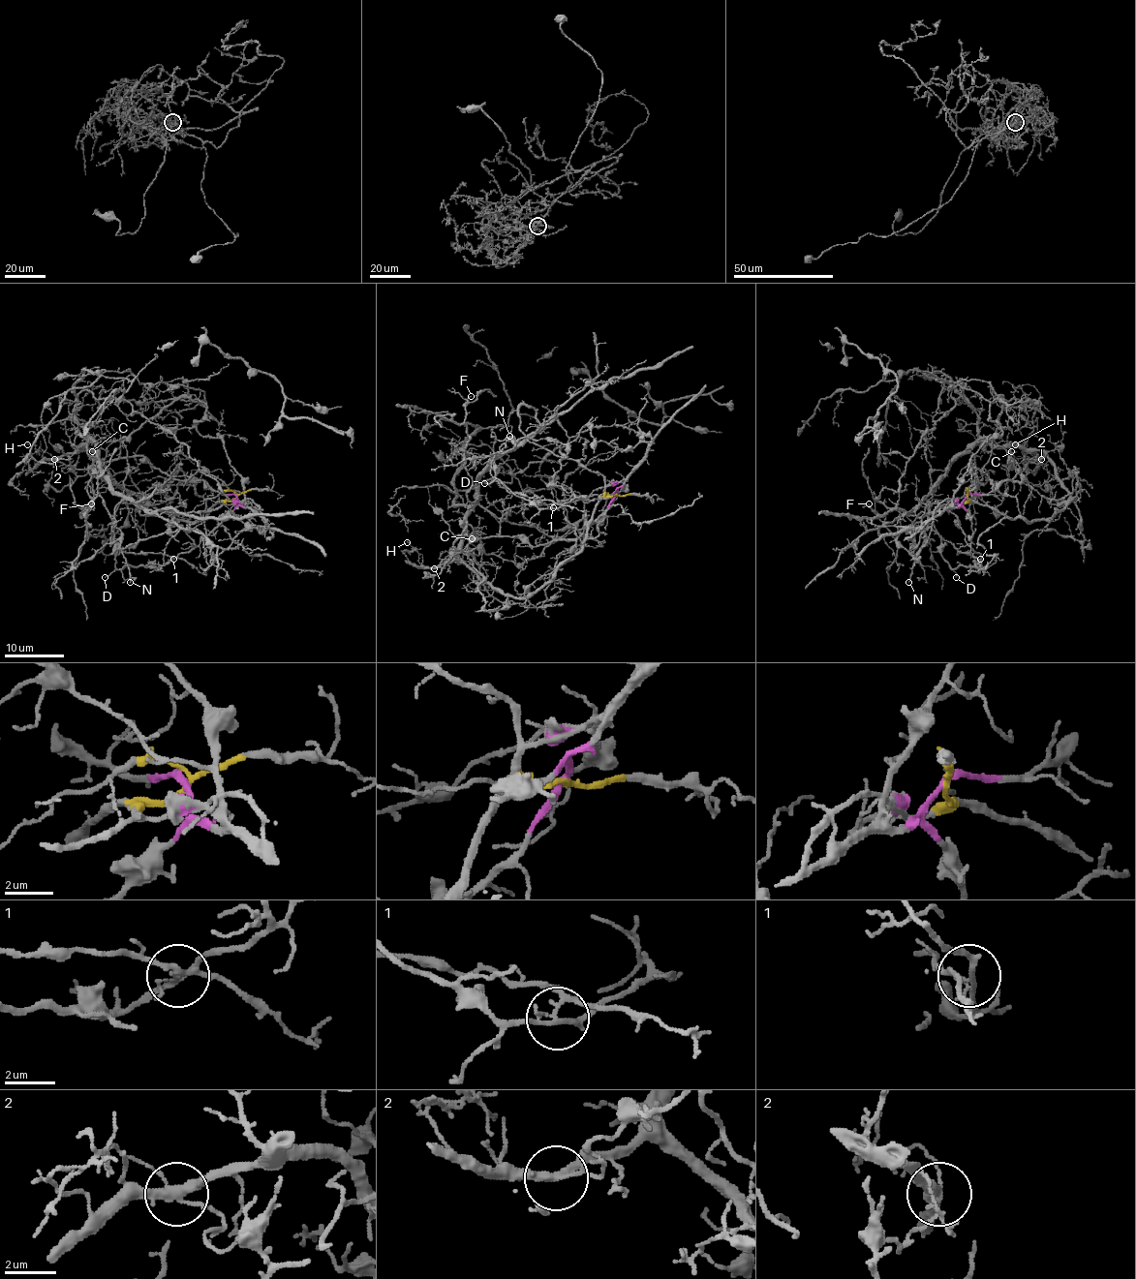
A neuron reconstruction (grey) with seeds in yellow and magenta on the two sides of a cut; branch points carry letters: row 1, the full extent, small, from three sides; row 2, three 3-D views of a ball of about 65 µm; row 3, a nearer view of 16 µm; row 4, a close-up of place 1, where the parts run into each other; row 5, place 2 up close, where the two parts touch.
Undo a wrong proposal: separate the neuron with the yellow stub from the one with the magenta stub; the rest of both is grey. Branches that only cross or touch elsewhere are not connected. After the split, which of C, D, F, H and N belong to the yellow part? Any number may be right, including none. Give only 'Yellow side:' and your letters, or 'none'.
Yellow side: F, N

